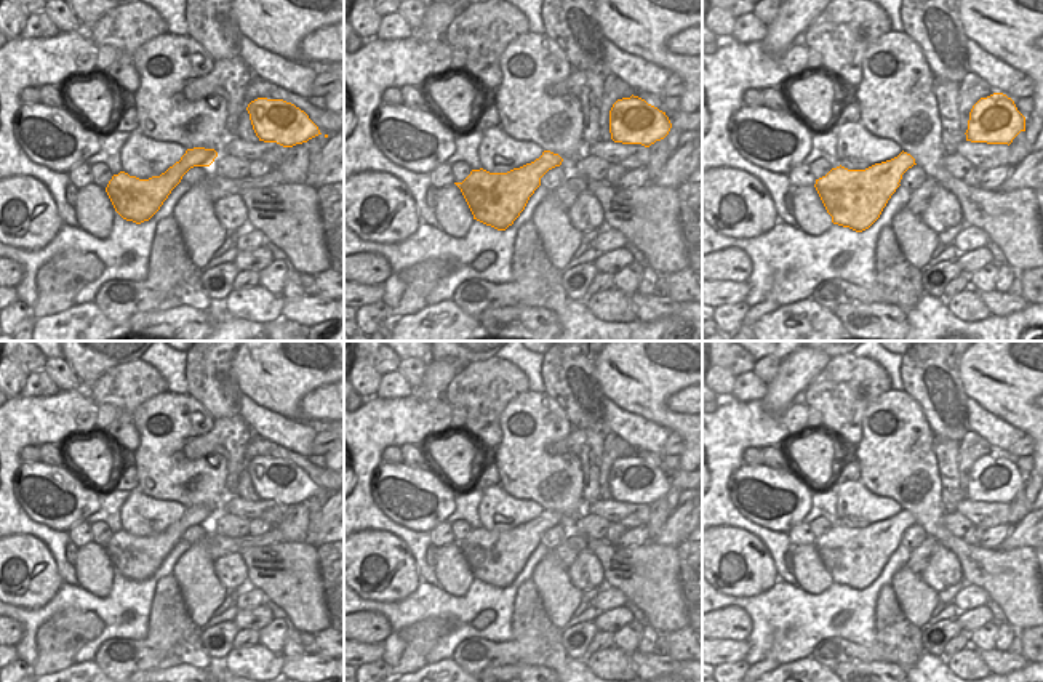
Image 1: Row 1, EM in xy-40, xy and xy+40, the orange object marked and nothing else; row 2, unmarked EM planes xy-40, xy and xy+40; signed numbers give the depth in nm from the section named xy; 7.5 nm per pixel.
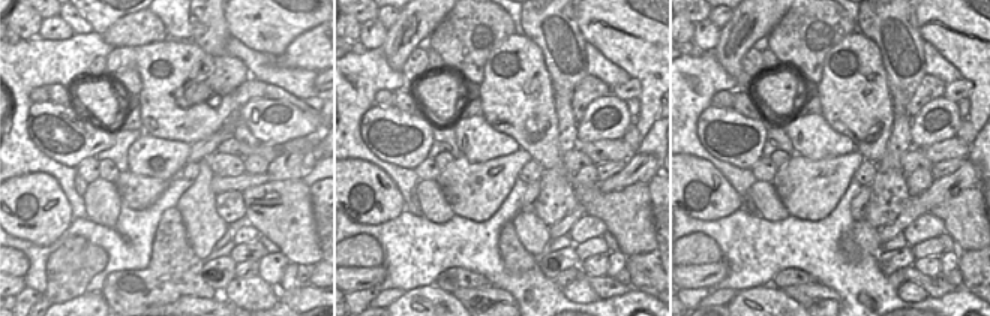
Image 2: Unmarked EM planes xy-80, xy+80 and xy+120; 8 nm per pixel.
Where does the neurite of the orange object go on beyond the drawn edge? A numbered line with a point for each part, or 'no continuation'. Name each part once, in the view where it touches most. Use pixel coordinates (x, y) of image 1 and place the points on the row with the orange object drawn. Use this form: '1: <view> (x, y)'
no continuation

